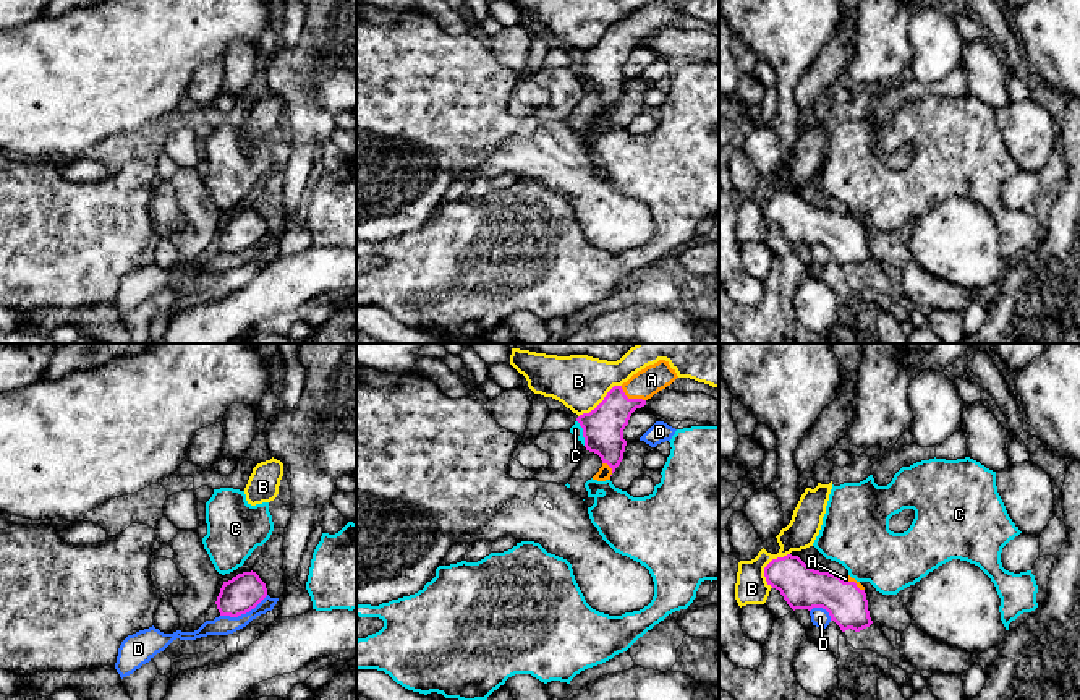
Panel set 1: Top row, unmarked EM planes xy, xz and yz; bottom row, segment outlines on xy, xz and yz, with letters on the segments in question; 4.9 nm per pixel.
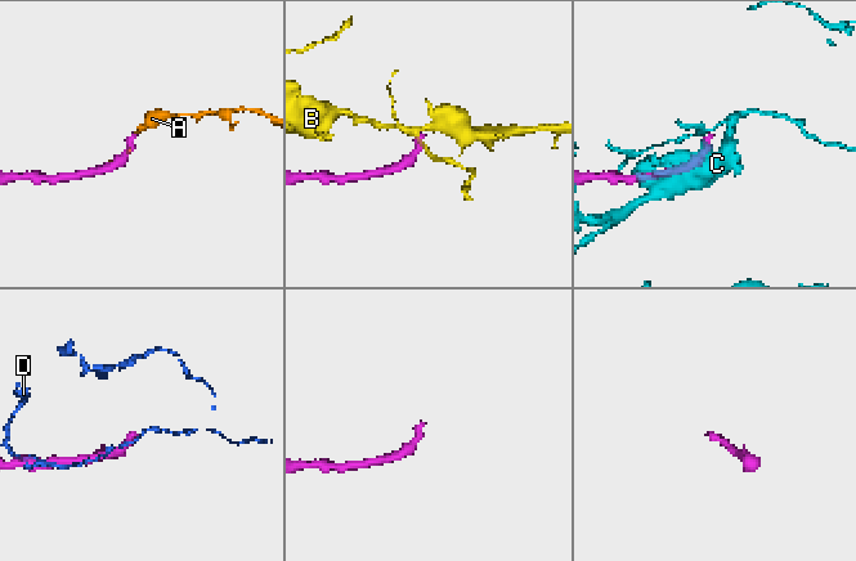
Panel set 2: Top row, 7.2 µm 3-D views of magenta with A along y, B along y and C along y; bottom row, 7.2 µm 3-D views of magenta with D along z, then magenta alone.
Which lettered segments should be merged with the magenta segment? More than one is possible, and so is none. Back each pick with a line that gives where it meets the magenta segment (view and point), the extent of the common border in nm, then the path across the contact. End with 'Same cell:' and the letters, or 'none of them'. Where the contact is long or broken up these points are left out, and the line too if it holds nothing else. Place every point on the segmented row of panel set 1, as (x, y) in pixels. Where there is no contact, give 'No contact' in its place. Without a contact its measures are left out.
A: Touches magenta at xz (632, 399). Shared border 150 nm
Same cell: A

